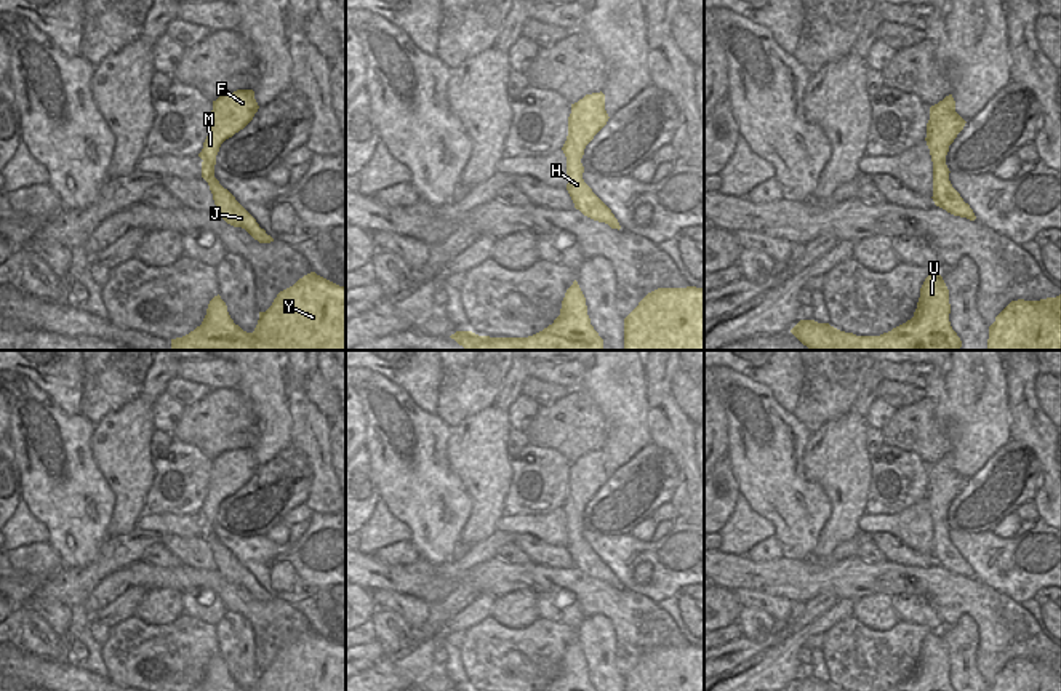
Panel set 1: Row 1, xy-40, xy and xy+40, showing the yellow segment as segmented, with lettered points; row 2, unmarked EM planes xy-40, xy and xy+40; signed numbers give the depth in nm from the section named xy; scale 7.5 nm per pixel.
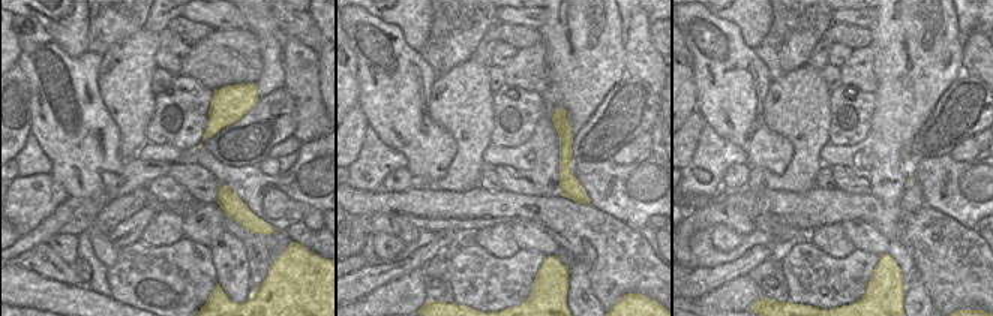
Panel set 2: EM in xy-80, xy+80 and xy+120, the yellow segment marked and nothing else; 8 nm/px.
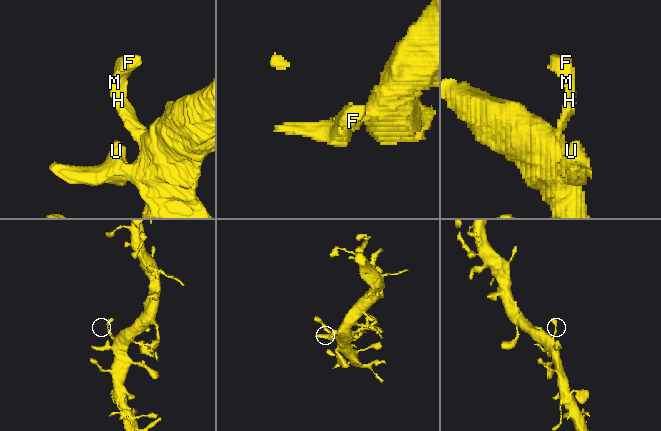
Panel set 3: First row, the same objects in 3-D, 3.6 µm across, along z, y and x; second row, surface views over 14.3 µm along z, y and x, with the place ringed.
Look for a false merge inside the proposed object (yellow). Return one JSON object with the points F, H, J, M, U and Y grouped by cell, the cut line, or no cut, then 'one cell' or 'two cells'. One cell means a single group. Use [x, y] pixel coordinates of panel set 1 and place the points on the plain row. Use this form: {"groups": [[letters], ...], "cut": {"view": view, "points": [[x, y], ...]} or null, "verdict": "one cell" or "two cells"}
{"groups": [["F", "H", "J", "M", "U", "Y"]], "cut": null, "verdict": "one cell"}

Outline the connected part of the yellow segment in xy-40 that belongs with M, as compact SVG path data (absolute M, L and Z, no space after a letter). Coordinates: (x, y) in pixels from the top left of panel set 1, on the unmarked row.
M237 448L221 453L213 459L208 494L198 515L203 518L202 536L210 544L216 569L221 576L234 585L245 587L259 601L270 601L274 597L259 585L256 577L214 536L216 513L221 502L243 488L253 478L258 467L253 448Z

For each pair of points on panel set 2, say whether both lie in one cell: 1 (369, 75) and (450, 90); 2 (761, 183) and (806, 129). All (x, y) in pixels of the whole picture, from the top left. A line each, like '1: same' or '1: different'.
1: different
2: same

